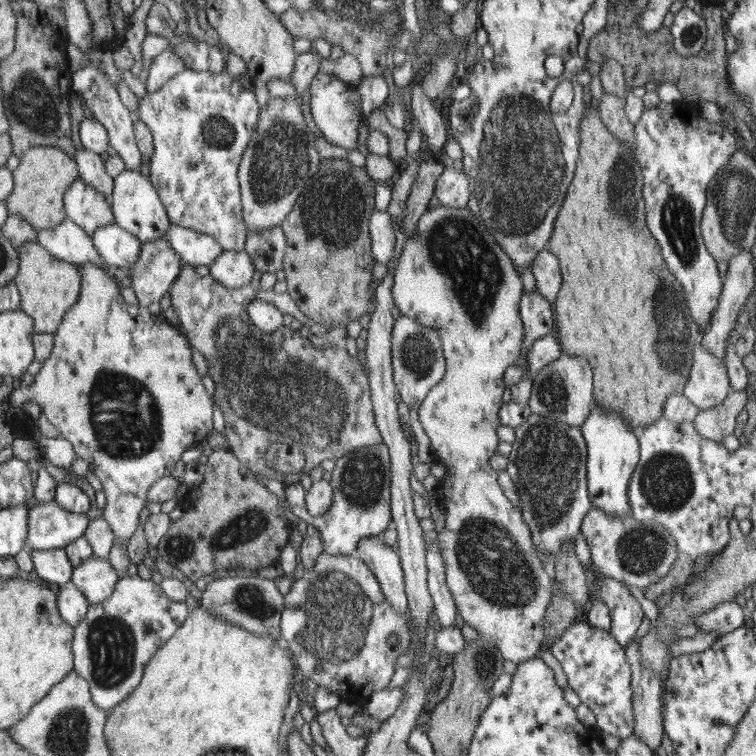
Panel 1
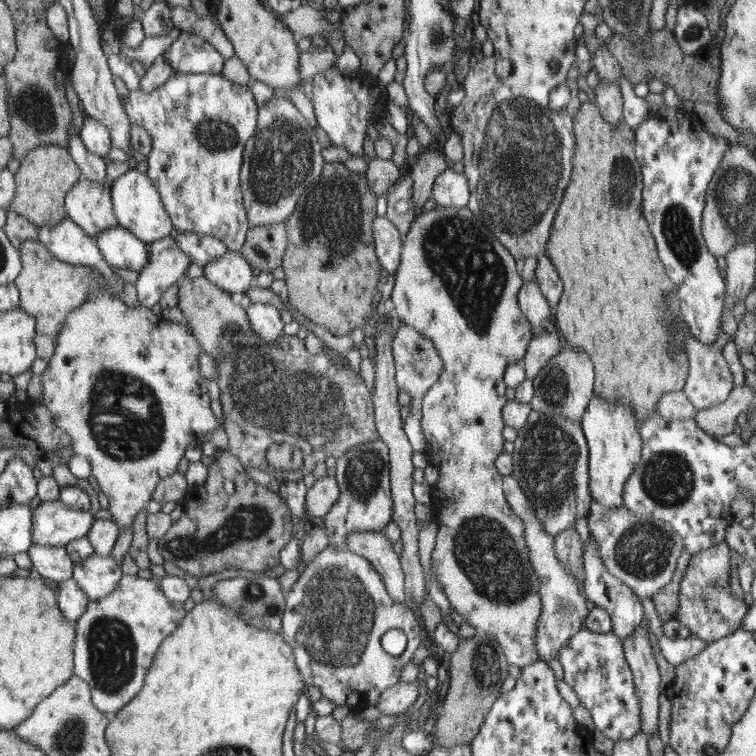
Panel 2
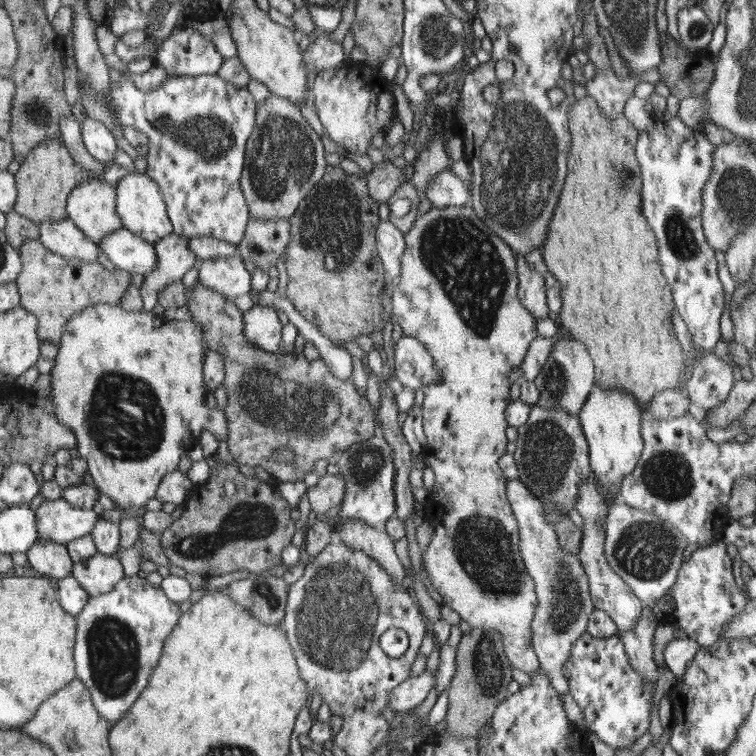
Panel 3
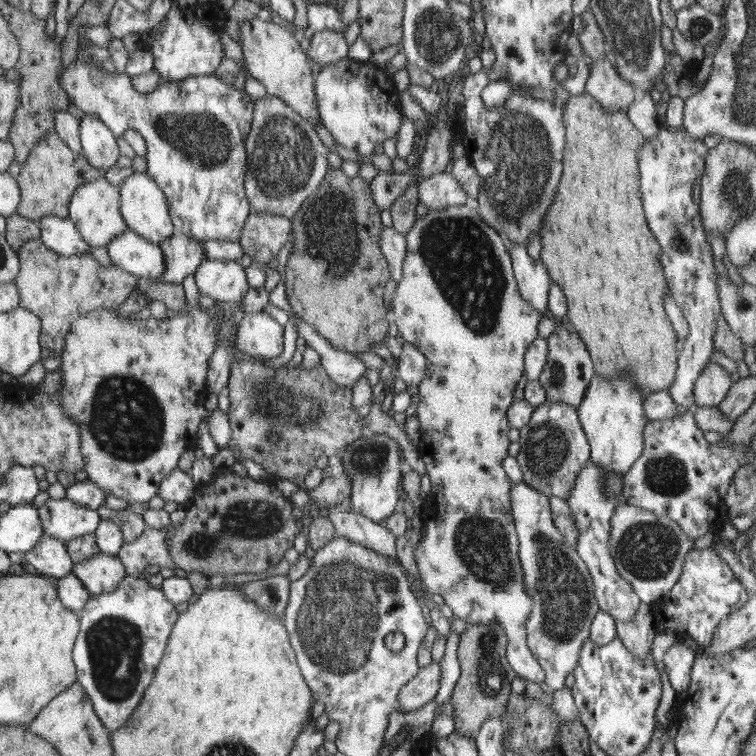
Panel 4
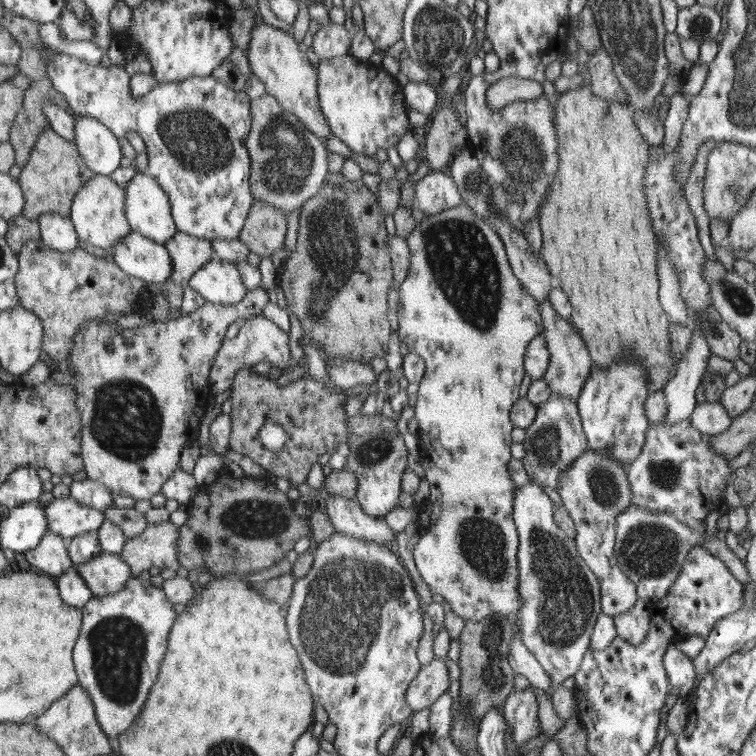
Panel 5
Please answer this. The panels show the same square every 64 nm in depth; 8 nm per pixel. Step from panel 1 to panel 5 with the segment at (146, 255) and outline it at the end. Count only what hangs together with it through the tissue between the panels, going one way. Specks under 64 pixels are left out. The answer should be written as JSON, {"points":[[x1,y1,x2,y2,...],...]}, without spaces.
{"points":[[178,232,165,242,166,249,173,258,173,274,169,280,184,284,197,270,215,258,211,240]]}

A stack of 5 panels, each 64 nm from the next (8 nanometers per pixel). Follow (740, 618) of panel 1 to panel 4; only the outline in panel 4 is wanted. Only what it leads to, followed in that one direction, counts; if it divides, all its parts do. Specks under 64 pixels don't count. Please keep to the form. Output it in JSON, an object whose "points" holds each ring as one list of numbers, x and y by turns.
{"points":[[712,547,692,549,686,556,680,579,671,592,658,602,658,606,662,606,662,618,654,618,654,622,658,622,658,632,667,629,684,632,704,649,710,645,718,623,743,608,749,598,750,595,742,583,734,576,726,562,716,554,716,550]]}

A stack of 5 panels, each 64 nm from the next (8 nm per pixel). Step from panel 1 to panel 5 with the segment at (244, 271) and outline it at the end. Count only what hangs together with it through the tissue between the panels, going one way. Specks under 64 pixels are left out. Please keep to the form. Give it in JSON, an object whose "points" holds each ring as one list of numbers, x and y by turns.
{"points":[[213,258,197,270,185,285,209,303,236,305,246,294,246,286,235,263]]}

